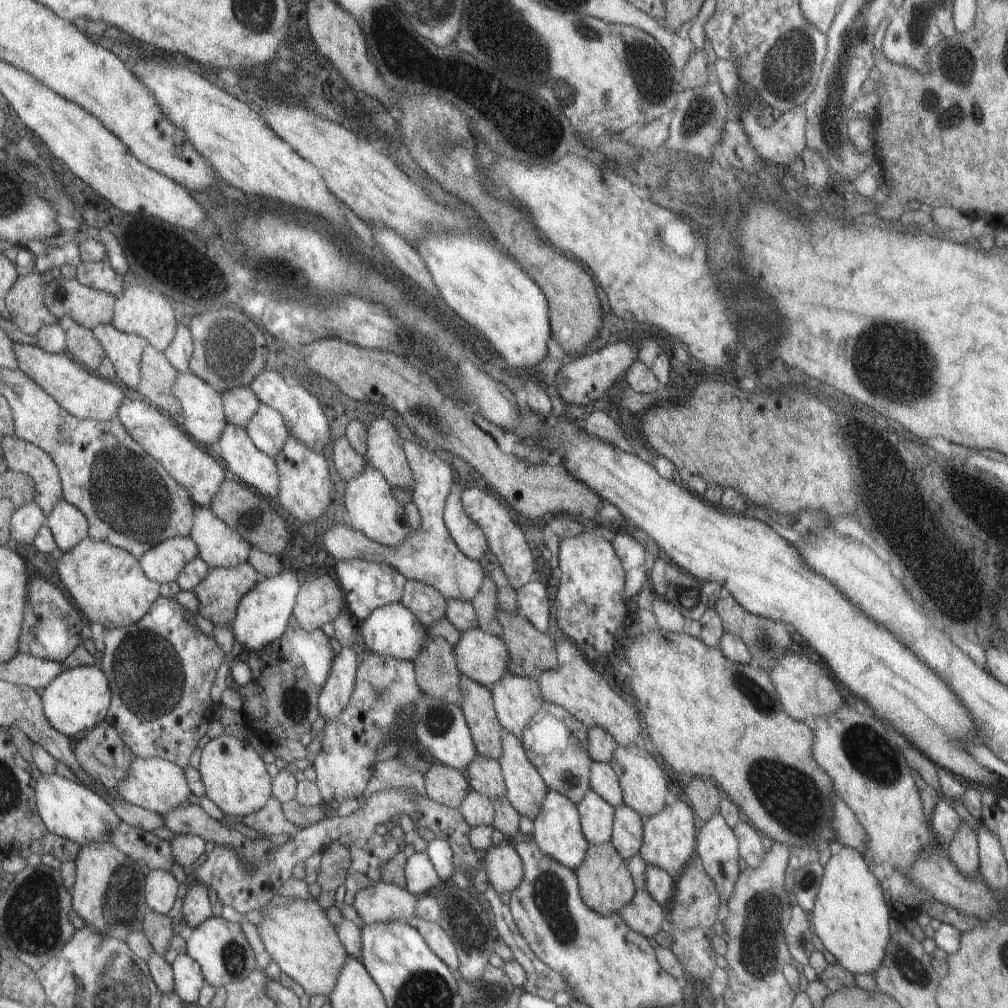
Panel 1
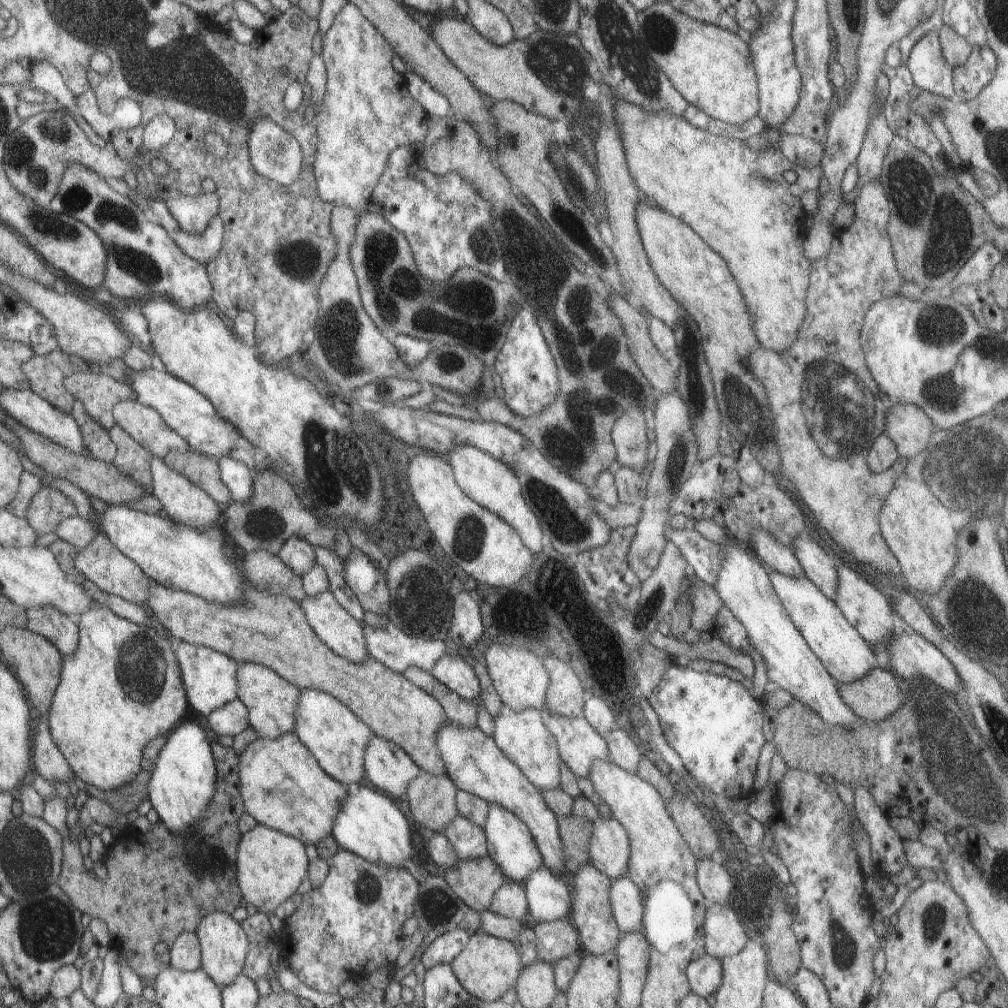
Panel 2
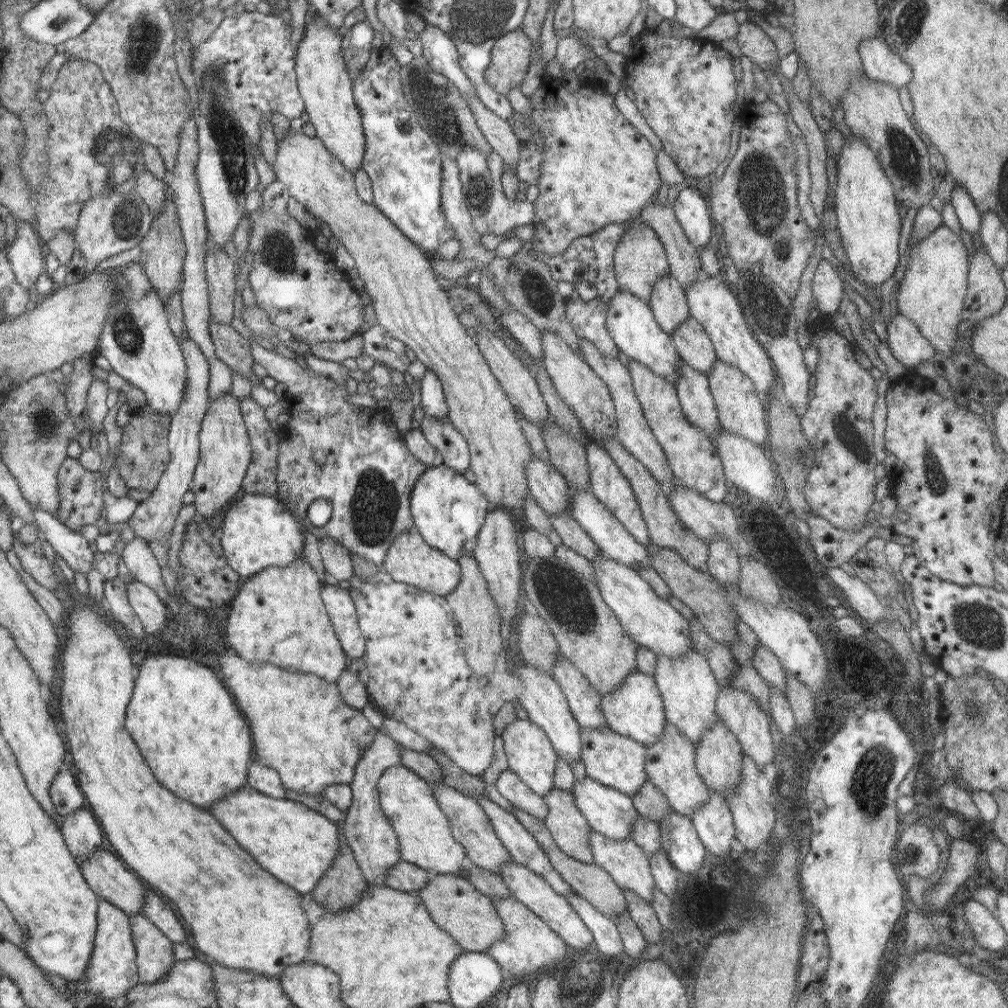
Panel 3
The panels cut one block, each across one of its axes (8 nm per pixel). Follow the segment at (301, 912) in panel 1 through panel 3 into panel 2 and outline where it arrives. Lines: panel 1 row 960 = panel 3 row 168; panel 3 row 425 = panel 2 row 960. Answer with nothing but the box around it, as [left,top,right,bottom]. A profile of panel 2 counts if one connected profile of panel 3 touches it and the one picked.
[449,932,523,1004]

